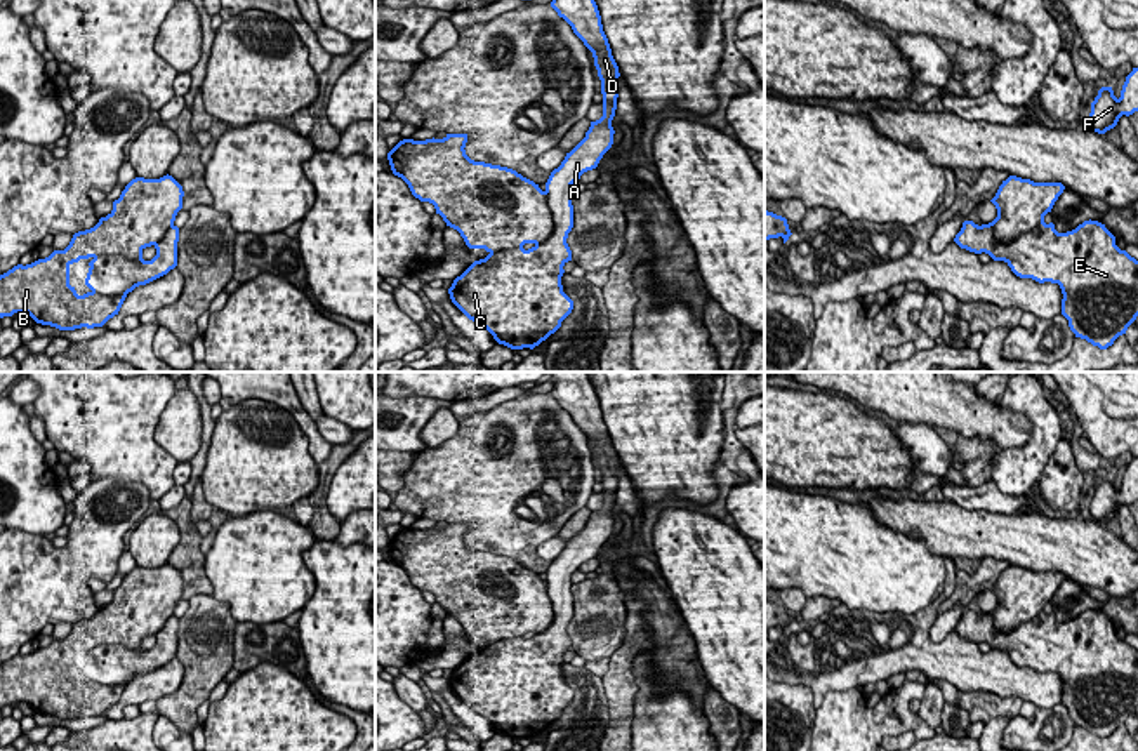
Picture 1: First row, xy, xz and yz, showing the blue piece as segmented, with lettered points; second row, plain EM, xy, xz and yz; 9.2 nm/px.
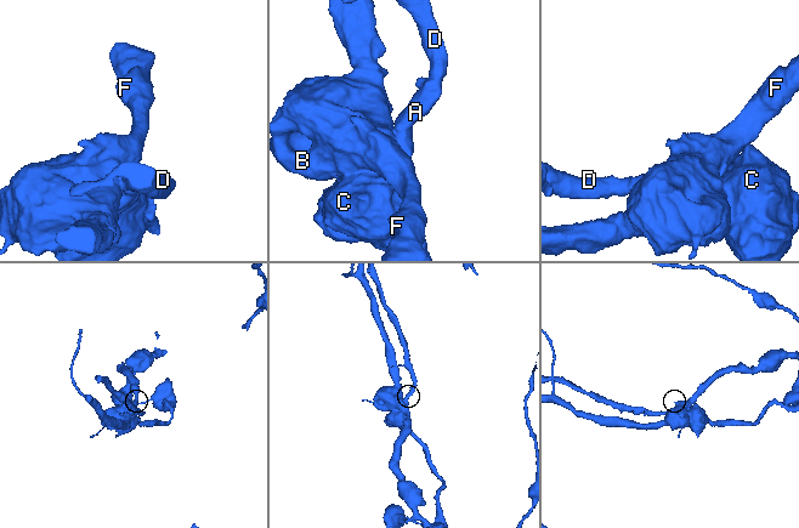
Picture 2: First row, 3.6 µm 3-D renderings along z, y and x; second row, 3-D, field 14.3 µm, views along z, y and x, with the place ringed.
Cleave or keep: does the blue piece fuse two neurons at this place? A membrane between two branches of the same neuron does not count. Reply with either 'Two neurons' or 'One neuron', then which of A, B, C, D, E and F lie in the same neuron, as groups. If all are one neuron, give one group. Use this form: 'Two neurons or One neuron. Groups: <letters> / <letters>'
Two neurons. Groups: A C D E / B F

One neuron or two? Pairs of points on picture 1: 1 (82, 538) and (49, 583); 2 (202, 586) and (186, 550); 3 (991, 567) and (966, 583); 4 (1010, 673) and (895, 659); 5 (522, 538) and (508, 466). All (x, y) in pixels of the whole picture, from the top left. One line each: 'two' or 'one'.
1: two
2: one
3: one
4: one
5: one

